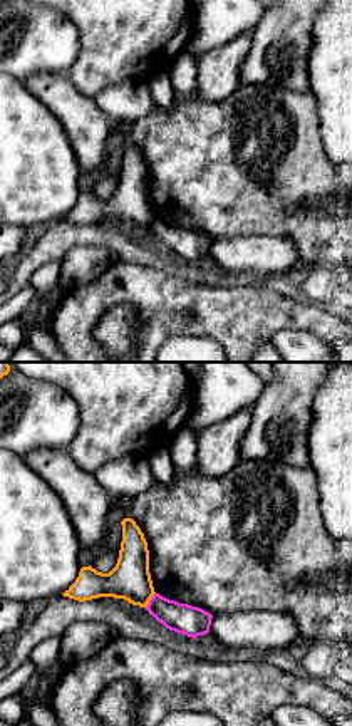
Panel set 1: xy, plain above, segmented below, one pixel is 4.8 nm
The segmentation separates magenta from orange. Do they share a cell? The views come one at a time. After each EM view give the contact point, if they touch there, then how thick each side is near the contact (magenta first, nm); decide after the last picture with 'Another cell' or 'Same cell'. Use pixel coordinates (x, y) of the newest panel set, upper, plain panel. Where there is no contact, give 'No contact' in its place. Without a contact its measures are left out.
Touches magenta at (150, 225). Thickness 150 nm (magenta) against 190 nm

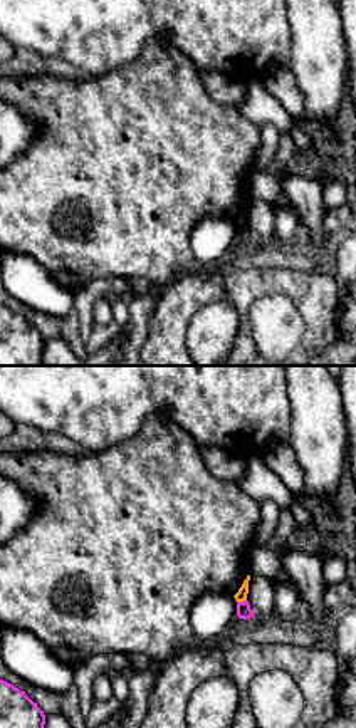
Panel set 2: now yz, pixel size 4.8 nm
Touches magenta at (240, 227). Thickness 70 nm (magenta) against 60 nm

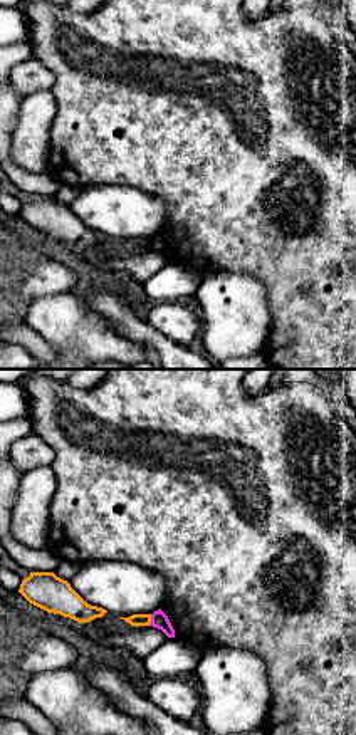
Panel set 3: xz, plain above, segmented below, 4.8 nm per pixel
Touches magenta at (151, 244). Thickness 80 nm (magenta) against 60 nm

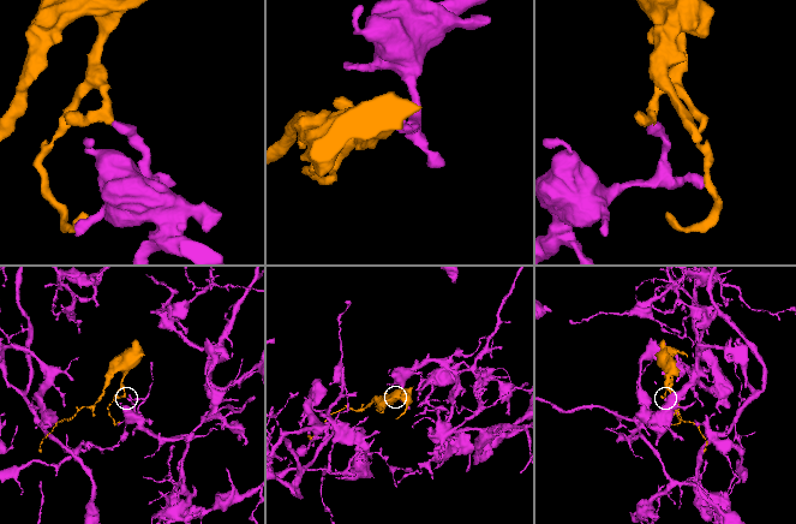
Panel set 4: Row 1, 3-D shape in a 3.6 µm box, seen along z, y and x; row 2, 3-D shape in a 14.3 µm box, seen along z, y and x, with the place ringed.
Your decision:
Another cell

